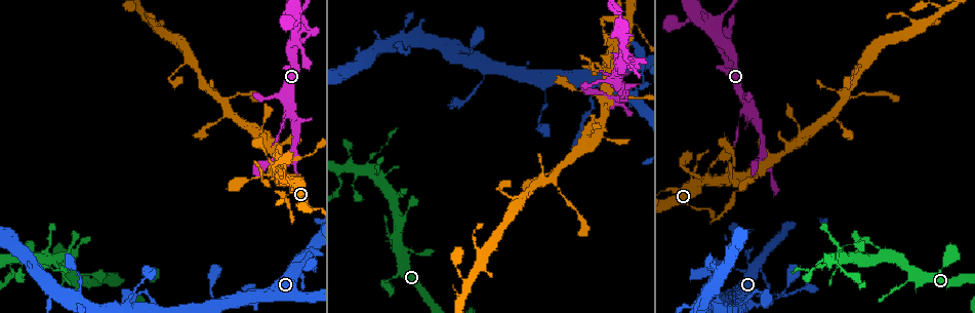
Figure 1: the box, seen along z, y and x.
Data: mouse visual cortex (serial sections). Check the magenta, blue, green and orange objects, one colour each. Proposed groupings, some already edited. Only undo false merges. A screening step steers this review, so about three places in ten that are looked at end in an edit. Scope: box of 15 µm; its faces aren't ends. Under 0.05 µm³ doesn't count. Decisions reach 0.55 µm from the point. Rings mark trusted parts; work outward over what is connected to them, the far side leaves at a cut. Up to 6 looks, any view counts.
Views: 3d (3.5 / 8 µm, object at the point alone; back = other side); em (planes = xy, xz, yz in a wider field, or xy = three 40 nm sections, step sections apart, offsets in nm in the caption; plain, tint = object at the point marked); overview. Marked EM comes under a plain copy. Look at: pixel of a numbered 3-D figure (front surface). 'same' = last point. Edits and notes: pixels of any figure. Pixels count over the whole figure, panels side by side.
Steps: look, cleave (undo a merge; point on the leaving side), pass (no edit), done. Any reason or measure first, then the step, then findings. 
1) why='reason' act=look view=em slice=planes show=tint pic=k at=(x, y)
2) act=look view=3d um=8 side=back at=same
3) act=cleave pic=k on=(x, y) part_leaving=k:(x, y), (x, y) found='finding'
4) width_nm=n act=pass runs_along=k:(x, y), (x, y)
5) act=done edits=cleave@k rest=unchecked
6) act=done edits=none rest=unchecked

why='a fork' act=look view=3d um=3.5 pic=1 at=(592, 87)

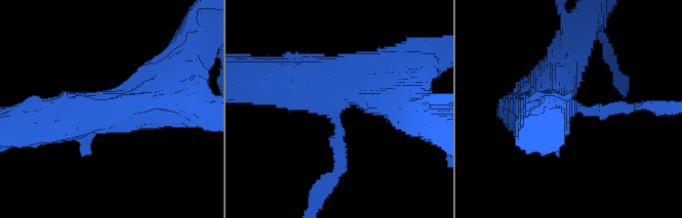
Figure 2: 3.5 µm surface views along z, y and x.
why='now the EM' act=look view=em slice=xy step=3 show=tint pic=2 at=(335, 101)

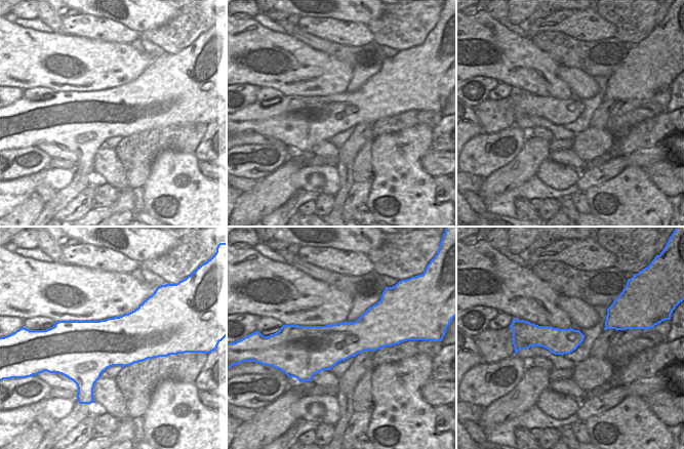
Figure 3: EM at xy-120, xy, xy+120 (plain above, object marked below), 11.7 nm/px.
why='cut it another way' act=look view=em slice=xy step=2 show=tint at=same

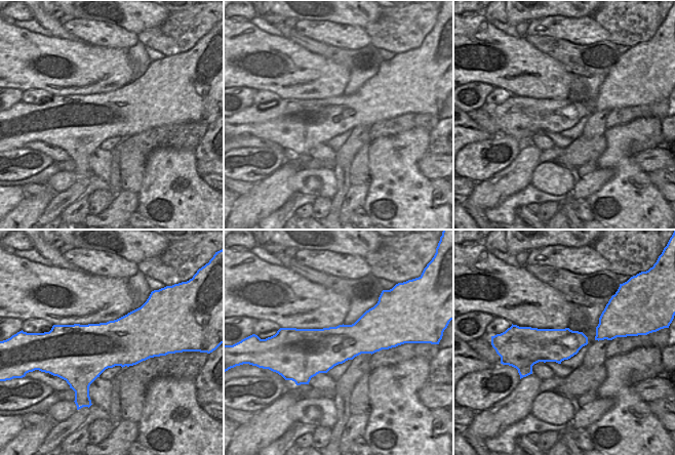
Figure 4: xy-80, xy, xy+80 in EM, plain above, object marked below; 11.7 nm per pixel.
act=pass found='all the same cell'

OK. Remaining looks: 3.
why='sudden change in width' act=look view=3d um=3.5 pic=1 at=(456, 55)

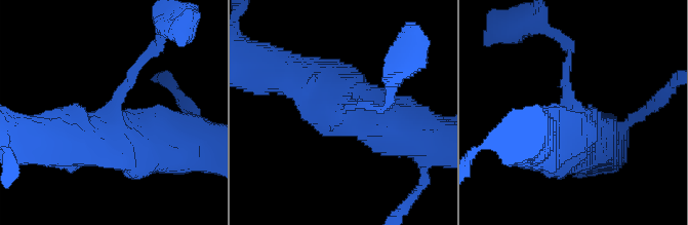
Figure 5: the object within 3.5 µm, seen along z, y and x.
act=look view=em slice=xy step=5 show=tint pic=5 at=(571, 108)

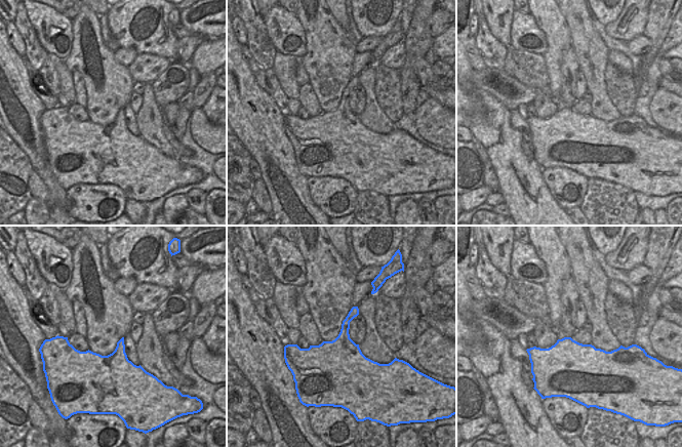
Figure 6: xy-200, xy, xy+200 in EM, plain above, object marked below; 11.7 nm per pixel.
why='cut it another way' act=look view=em slice=planes show=tint at=same

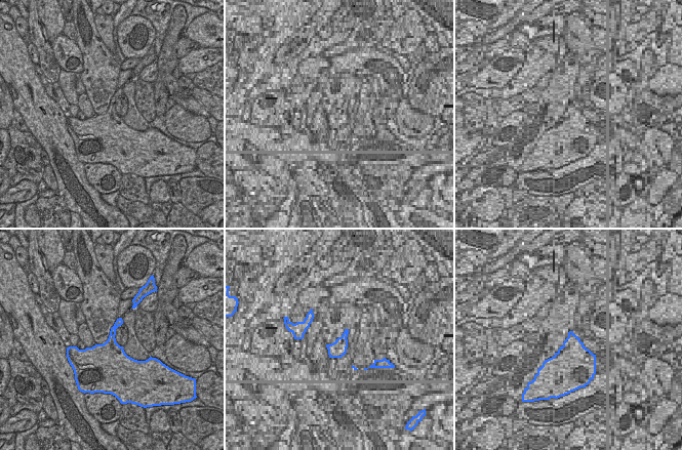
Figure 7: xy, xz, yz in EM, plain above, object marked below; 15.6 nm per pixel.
act=pass runs_along=5:(587, 141), (565, 94), (571, 52) found='continuous, no second cell'

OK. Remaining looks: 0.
act=done edits=none rest=unchecked

